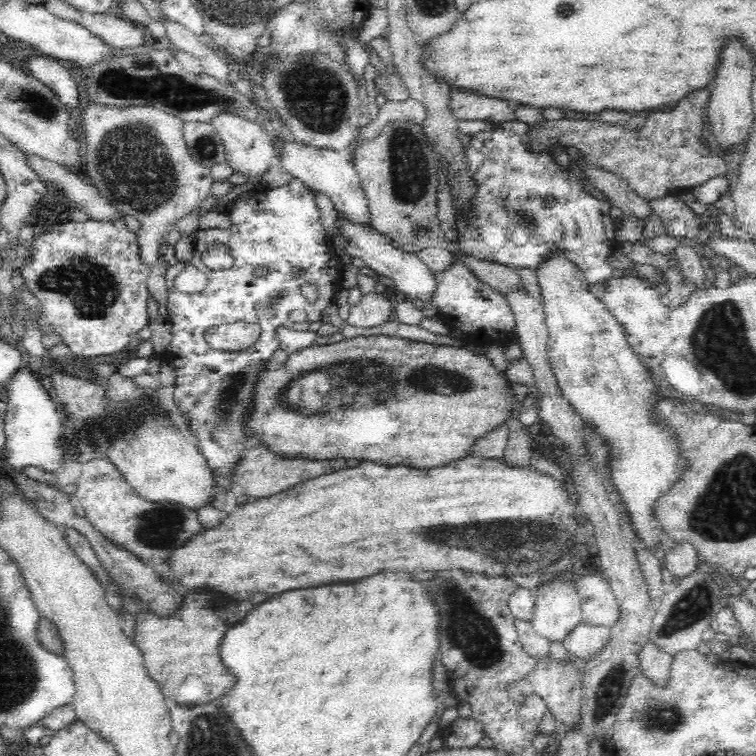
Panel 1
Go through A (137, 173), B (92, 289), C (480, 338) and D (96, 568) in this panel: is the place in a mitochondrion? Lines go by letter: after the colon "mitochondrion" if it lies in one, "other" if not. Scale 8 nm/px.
A: mitochondrion
B: mitochondrion
C: other
D: other

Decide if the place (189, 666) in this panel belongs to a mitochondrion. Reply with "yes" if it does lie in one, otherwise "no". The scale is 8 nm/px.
no

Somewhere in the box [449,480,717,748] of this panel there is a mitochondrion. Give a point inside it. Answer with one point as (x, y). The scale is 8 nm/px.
(692, 606)

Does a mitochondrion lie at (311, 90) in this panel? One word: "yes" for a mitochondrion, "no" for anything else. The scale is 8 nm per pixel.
yes

